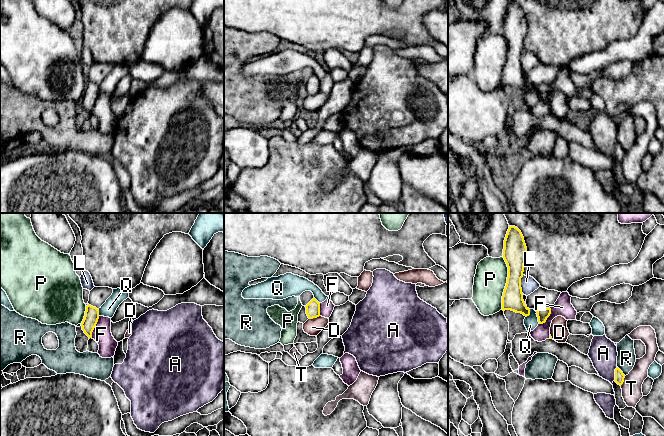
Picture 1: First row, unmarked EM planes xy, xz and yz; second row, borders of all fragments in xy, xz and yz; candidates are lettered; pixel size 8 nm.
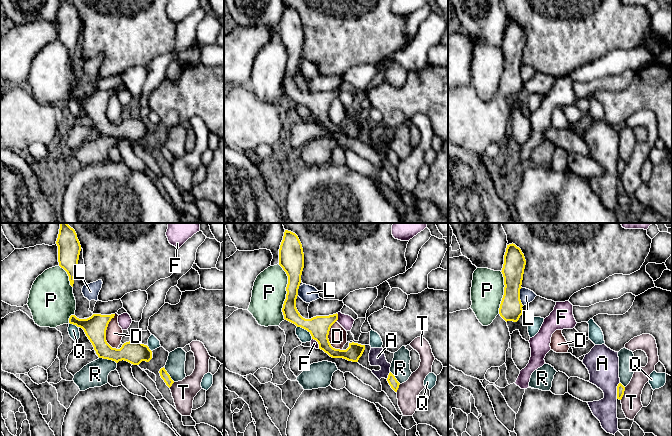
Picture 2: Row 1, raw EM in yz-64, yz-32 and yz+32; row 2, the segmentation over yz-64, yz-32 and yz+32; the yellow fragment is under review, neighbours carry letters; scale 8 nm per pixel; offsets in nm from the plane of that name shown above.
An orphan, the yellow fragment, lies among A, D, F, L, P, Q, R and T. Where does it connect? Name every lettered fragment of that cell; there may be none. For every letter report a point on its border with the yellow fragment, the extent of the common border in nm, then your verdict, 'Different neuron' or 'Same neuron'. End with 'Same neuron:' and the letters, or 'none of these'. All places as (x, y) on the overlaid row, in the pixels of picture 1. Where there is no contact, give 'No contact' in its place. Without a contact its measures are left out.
A: Touches yellow at yz (615, 373). Shared border 110 nm. Different neuron
D: Touches yellow at xz (314, 317). Shared border 90 nm. Different neuron
F: Touches yellow at xy (94, 327). Shared border 190 nm. Different neuron
L: Touches yellow at yz (520, 284). Shared border 150 nm. Different neuron
P: Touches yellow at yz (506, 283). Shared border 420 nm. Different neuron
Q: Touches yellow at yz (537, 316). Shared border 110 nm. Different neuron
R: Touches yellow at yz (621, 371). Shared border 100 nm. Different neuron
T: Touches yellow at yz (623, 381). Shared border 90 nm. Different neuron
Same neuron: none of these

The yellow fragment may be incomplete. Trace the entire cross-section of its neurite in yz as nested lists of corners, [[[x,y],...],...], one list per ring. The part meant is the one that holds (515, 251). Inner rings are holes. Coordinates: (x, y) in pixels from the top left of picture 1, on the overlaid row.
[[[509,226],[503,249],[508,267],[502,309],[489,316],[480,313],[472,299],[455,300],[448,307],[448,355],[465,366],[482,366],[488,359],[498,359],[506,349],[509,322],[505,310],[530,315],[521,288],[527,247],[521,231]]]

